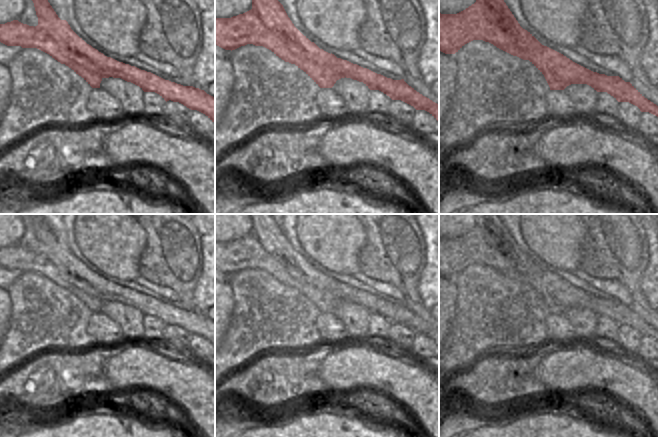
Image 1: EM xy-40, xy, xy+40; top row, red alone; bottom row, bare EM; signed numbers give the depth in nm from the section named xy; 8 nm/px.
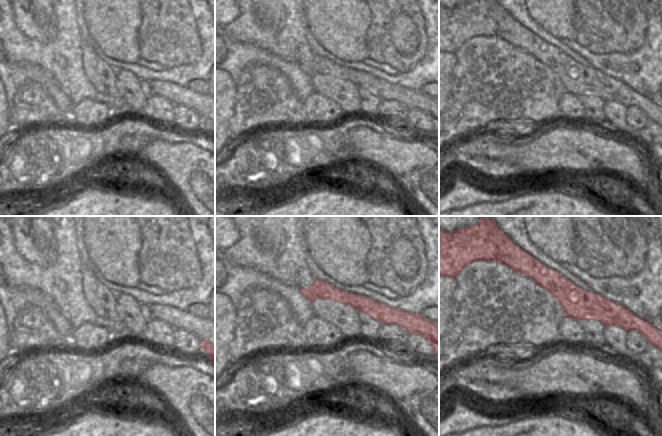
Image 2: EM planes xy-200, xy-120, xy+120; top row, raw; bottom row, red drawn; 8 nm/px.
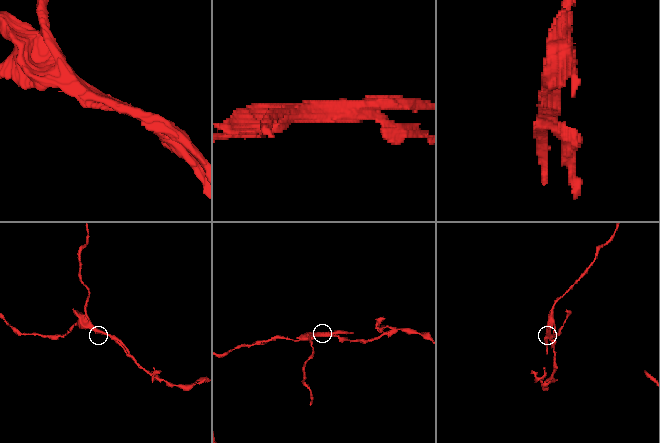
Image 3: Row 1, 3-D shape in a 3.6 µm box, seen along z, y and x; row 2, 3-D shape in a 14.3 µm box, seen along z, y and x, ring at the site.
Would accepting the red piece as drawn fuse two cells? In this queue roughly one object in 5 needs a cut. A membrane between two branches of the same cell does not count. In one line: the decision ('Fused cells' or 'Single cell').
Fused cells.

